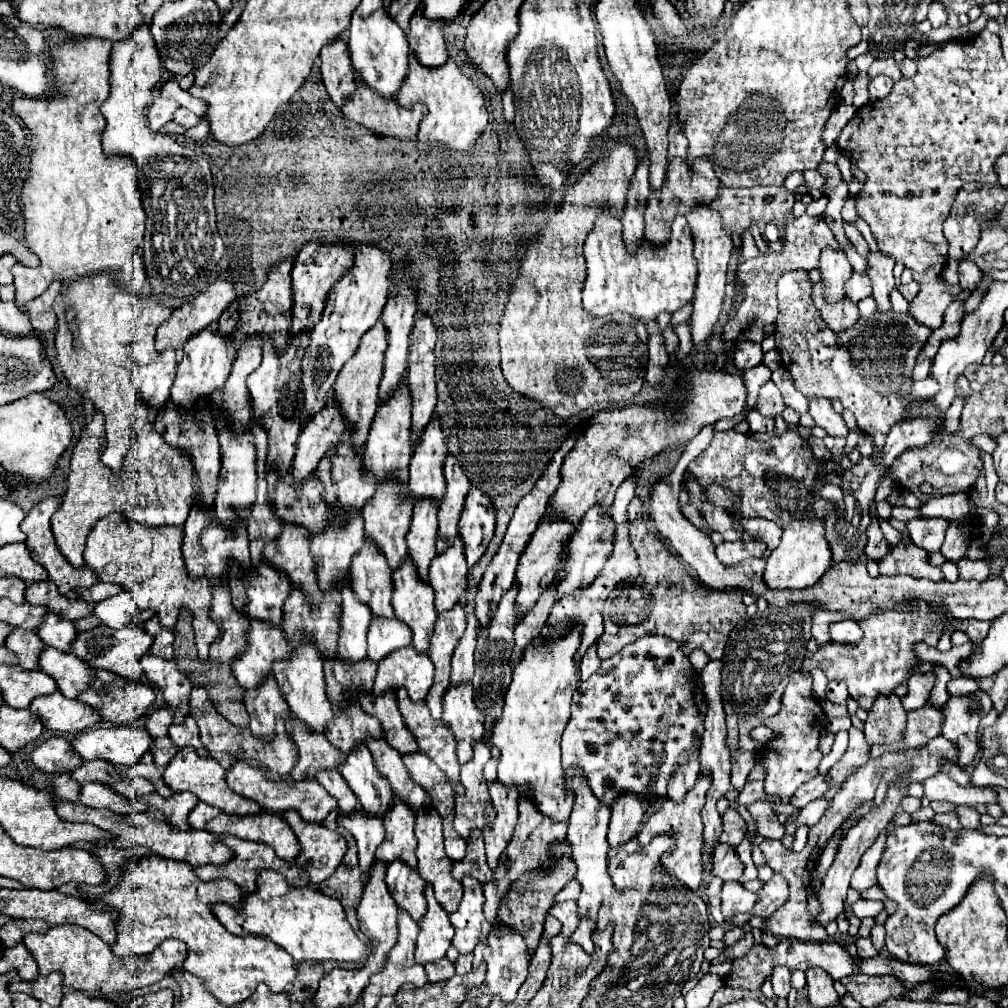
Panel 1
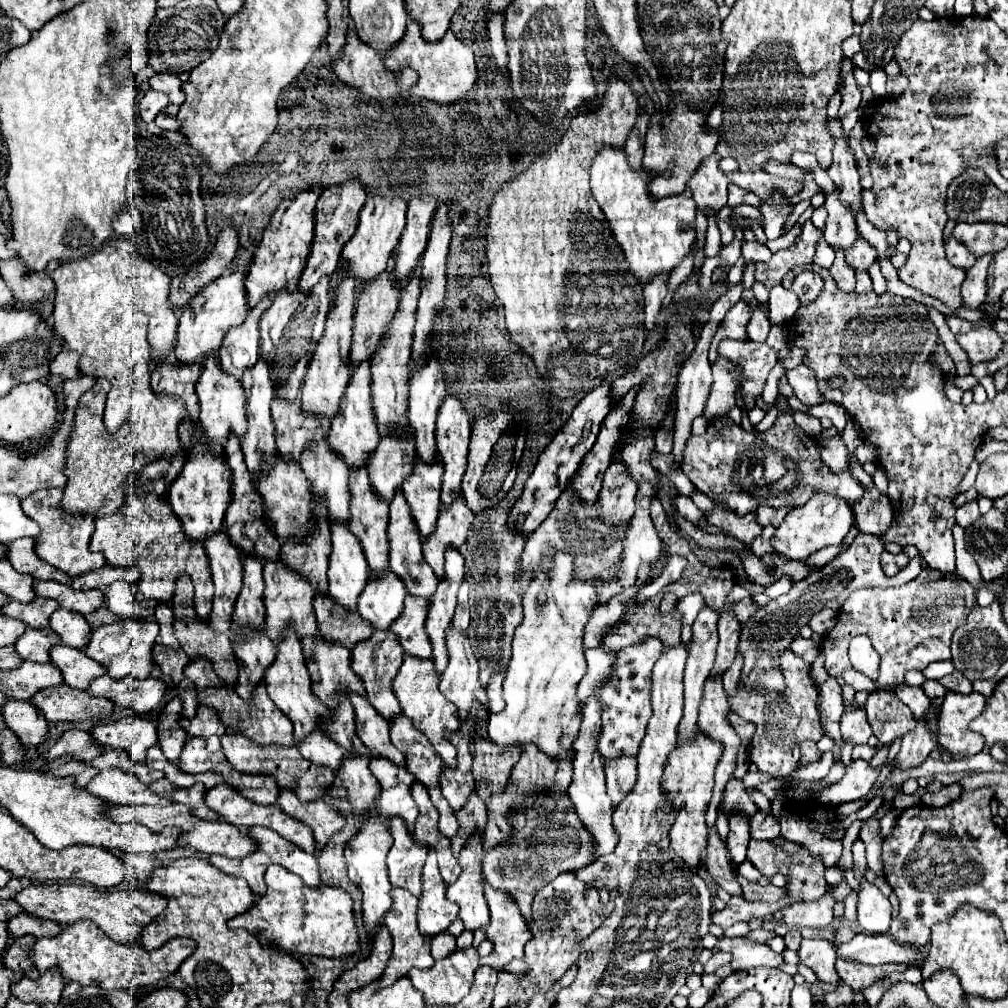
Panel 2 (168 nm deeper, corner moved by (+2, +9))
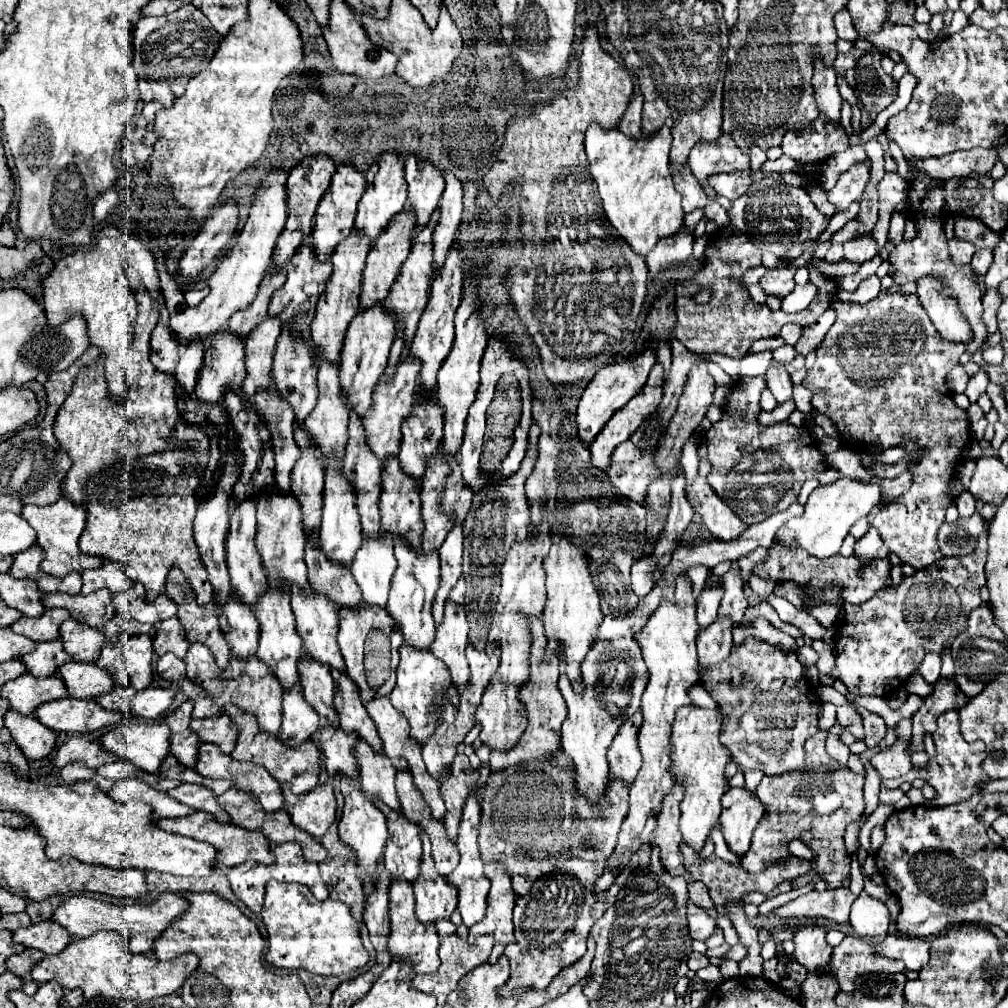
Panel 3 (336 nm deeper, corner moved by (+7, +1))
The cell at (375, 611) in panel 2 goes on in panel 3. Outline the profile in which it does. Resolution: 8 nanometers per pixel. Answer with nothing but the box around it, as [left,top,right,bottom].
[352,538,396,608]

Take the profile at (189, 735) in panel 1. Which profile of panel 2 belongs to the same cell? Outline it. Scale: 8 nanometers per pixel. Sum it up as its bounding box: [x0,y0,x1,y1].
[181,706,226,752]

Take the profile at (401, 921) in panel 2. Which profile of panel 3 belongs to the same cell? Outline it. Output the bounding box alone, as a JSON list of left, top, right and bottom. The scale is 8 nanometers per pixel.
[387,878,440,974]

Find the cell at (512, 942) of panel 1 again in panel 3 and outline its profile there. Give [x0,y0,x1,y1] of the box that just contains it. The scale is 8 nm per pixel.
[472,864,516,964]

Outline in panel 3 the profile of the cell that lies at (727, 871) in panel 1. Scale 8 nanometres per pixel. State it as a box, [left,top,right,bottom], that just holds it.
[722,788,764,856]

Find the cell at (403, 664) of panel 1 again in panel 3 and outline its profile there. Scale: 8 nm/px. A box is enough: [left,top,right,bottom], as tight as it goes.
[388,540,440,648]

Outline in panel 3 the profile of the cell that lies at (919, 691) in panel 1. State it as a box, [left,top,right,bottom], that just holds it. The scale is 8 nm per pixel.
[940,650,955,679]

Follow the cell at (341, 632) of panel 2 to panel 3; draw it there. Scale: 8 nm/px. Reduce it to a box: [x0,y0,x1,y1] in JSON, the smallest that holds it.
[306,546,362,608]

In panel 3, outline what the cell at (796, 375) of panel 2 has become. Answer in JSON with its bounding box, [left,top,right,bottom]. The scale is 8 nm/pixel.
[766,362,792,402]

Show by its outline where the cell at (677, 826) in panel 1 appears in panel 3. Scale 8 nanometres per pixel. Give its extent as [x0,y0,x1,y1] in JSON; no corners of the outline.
[670,706,730,852]

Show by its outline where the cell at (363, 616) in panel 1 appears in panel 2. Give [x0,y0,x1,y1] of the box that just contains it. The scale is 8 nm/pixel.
[327,520,369,610]

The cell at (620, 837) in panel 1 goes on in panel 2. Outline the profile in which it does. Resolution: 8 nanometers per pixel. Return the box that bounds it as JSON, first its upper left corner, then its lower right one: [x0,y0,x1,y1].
[605,756,637,804]

